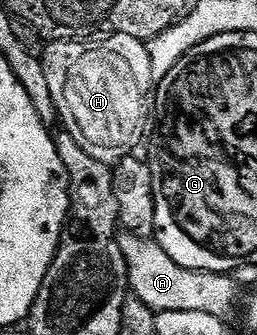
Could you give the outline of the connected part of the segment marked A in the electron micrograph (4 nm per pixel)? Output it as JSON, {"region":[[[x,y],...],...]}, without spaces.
{"region":[[[148,236],[120,237],[123,258],[129,267],[129,286],[132,295],[138,296],[155,313],[167,310],[203,310],[203,314],[228,317],[237,300],[239,287],[232,277],[220,272],[196,272],[179,266],[175,258],[163,250],[156,239]]]}

